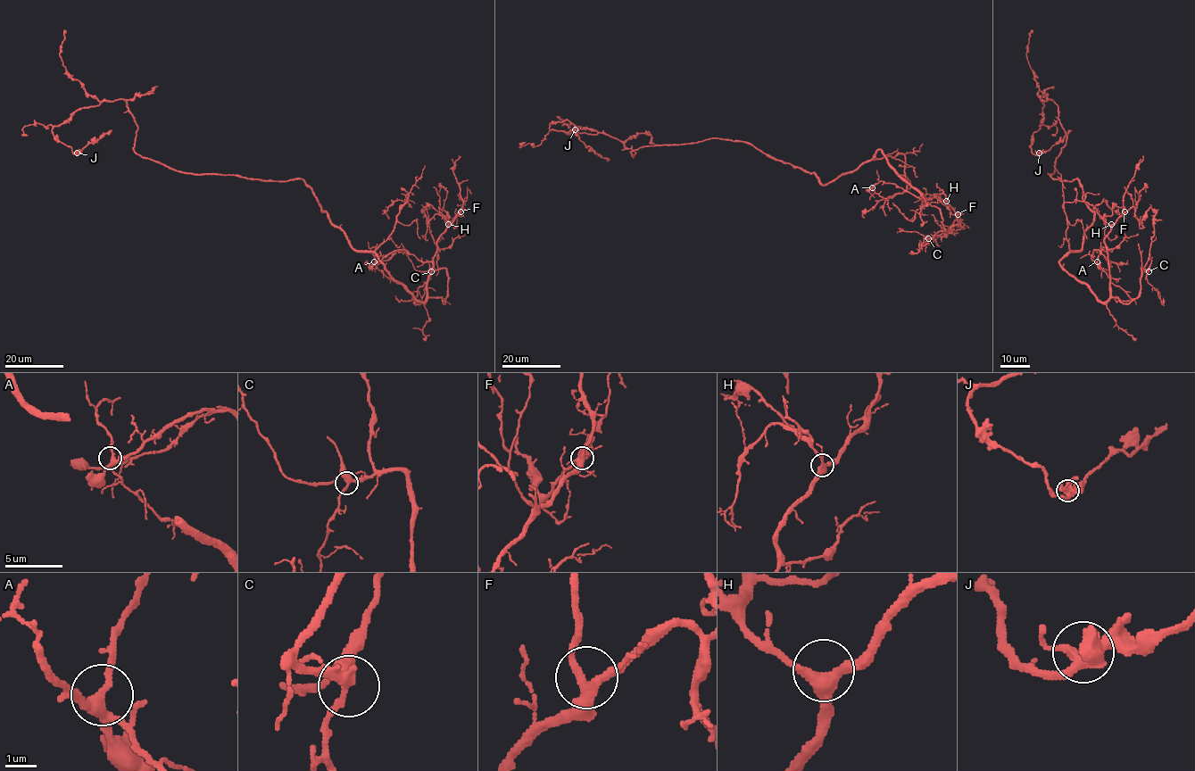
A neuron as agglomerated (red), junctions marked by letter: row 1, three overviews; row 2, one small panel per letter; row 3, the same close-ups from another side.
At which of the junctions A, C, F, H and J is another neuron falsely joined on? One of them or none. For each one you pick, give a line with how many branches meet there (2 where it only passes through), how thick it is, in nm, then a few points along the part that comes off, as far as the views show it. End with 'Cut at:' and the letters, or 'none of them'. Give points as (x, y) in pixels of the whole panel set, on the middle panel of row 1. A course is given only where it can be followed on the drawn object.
Cut at: none of them

